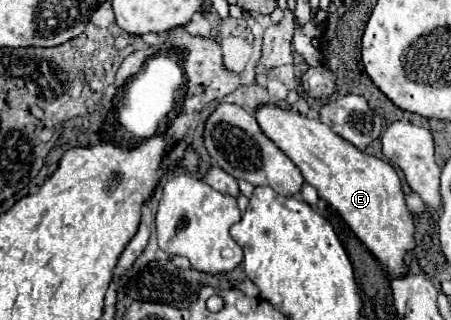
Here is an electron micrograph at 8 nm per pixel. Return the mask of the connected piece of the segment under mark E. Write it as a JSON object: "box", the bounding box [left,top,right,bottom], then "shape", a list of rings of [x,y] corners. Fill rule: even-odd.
{"box":[254,103,414,275],"shape":[[[272,103],[258,105],[254,115],[262,133],[292,159],[304,181],[318,189],[318,195],[340,213],[374,257],[390,273],[404,275],[408,269],[404,257],[414,247],[414,223],[404,203],[404,193],[394,167],[356,149],[320,119],[310,119],[298,111],[282,109]]]}

